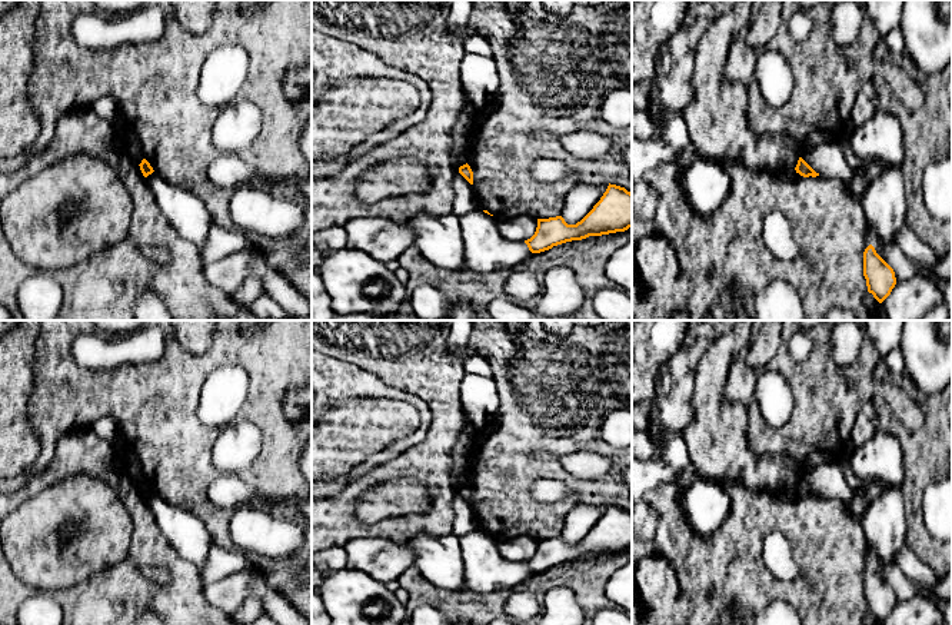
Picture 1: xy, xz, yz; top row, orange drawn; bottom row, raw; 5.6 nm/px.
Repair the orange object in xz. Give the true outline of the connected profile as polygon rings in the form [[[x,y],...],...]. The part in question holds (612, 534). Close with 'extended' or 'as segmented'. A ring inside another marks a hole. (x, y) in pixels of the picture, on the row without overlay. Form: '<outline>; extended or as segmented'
[[[609,503],[600,521],[580,542],[567,545],[562,536],[537,539],[535,555],[525,564],[532,574],[540,574],[566,562],[625,552],[629,548],[632,548],[632,513]]]; as segmented

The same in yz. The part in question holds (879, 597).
[[[869,565],[863,572],[863,596],[868,612],[882,624],[896,605],[893,589]]]; as segmented

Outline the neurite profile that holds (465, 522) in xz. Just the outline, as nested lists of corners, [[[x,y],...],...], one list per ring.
[[[457,492],[453,499],[453,533],[459,538],[479,529],[472,505]]]

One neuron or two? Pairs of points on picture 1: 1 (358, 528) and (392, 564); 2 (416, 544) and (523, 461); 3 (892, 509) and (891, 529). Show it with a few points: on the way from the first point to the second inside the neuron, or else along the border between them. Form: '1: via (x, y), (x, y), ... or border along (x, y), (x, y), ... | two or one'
1: border along (400, 544), (386, 538), (352, 538), (343, 547) | two
2: border along (452, 532), (443, 535), (416, 534), (406, 542) | two
3: via (891, 514), (891, 525) | one

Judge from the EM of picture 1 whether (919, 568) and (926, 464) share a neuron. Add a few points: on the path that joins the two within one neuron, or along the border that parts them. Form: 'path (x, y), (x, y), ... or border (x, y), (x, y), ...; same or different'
border (904, 544), (936, 577); different

